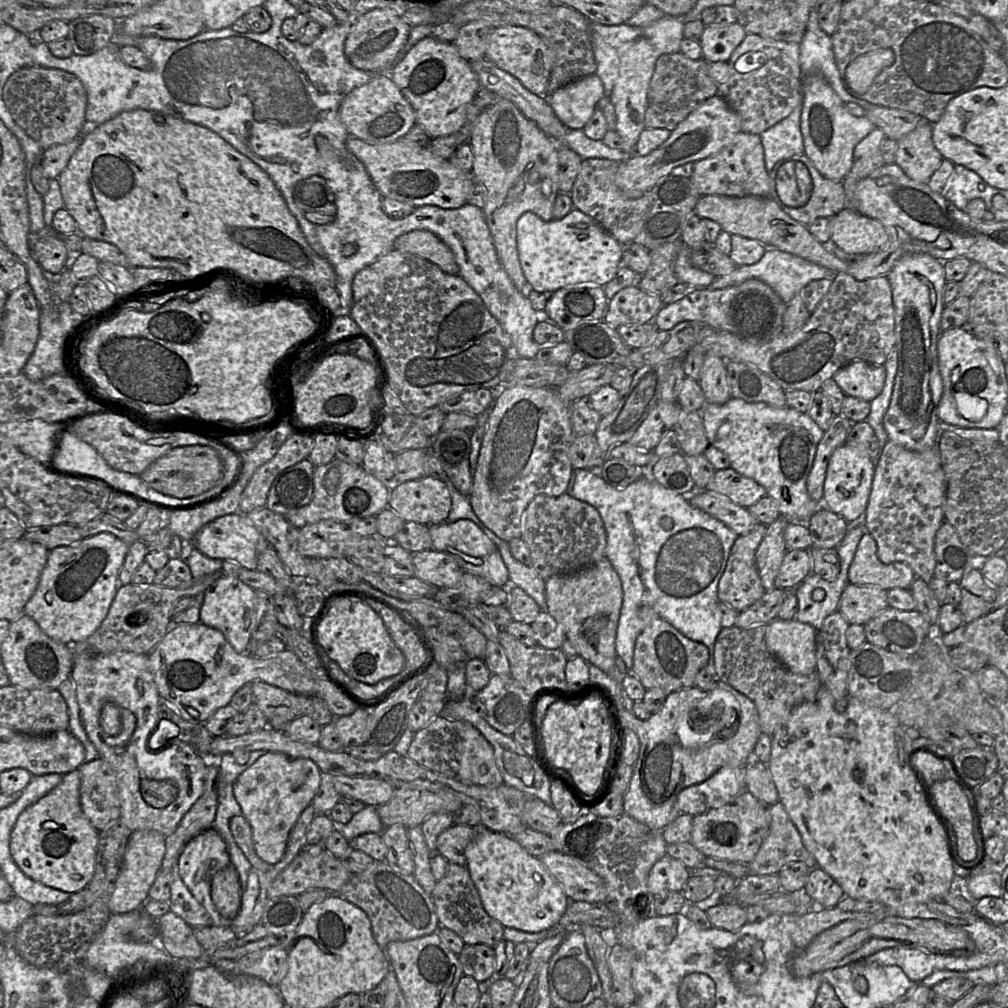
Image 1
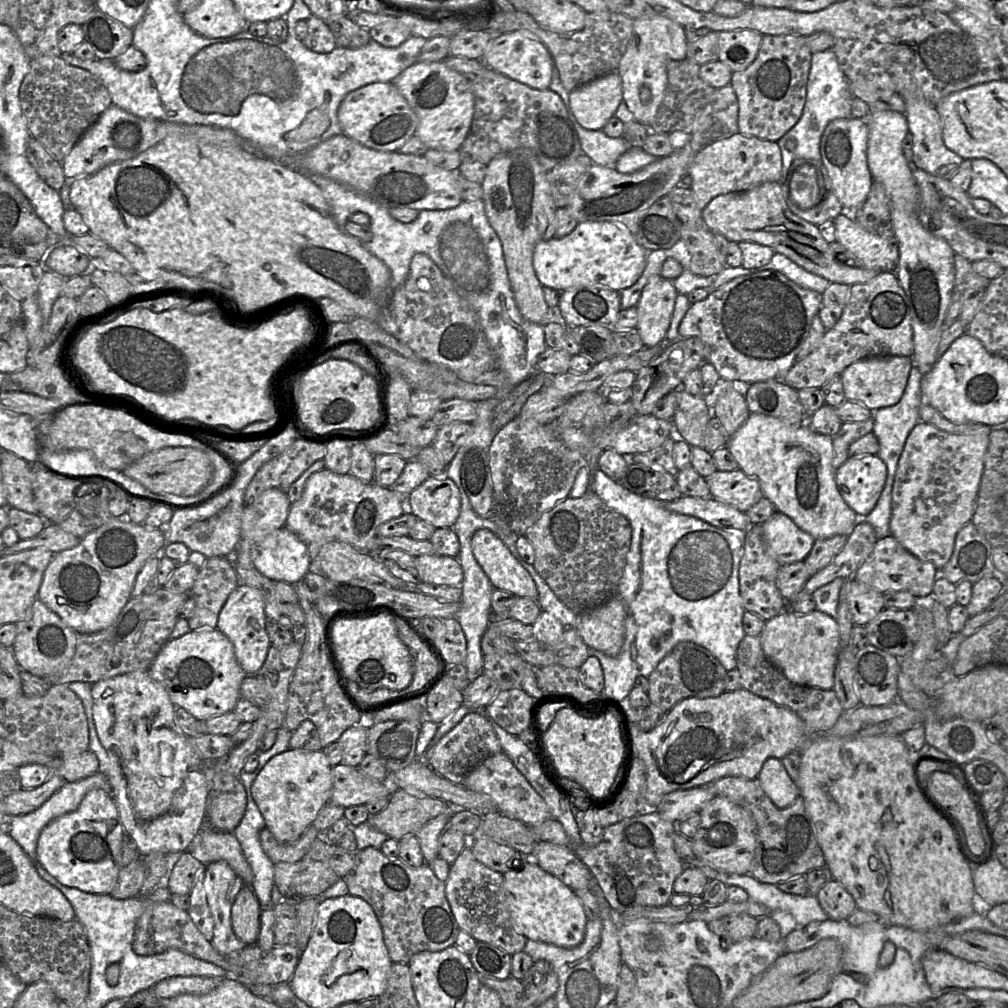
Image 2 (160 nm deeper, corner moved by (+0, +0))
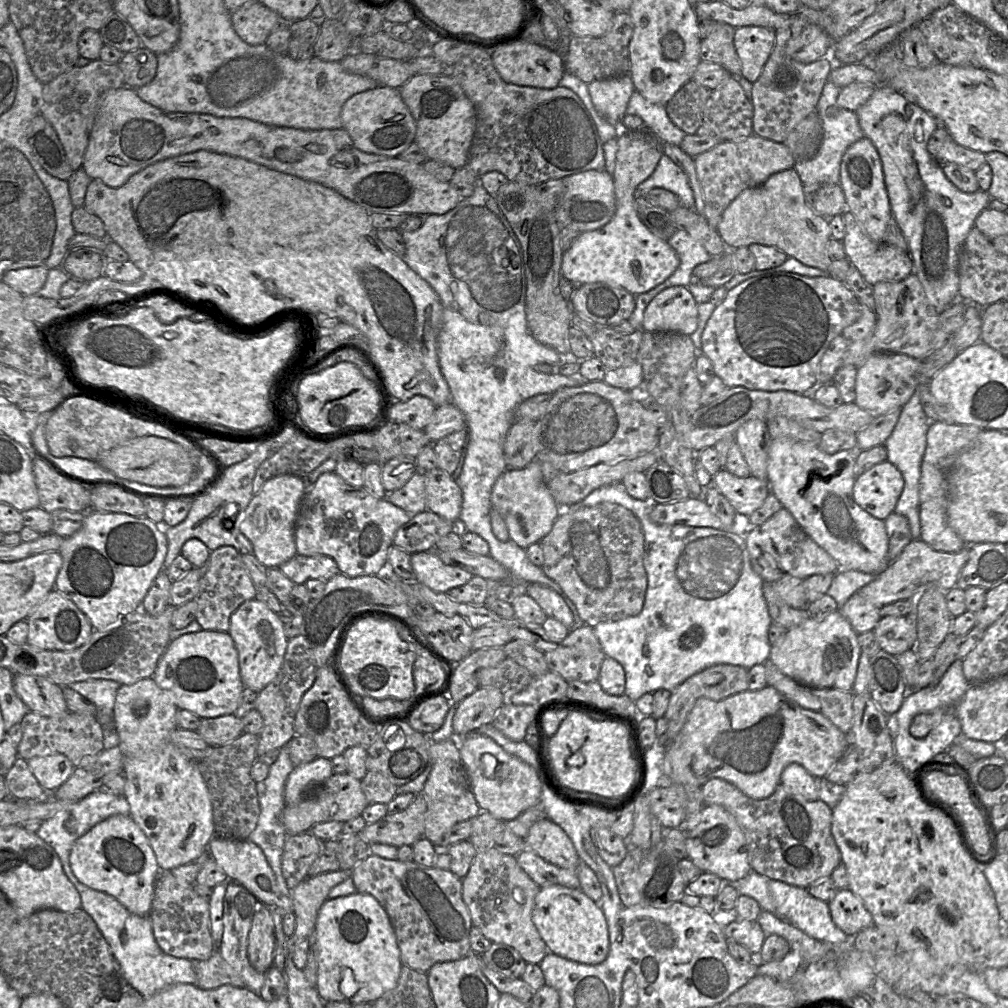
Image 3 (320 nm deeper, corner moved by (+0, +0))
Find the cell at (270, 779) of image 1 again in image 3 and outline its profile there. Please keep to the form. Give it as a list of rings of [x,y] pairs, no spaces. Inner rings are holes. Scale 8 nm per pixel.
[[[319,756],[311,762],[295,766],[285,784],[285,804],[298,803],[307,791],[325,782],[332,774],[331,761]]]

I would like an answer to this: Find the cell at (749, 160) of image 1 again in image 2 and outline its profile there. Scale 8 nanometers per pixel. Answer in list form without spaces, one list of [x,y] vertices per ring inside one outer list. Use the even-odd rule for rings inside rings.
[[[738,132],[711,142],[696,153],[688,168],[690,189],[699,209],[703,210],[716,196],[747,191],[766,182],[779,182],[782,168],[781,148],[777,142]]]

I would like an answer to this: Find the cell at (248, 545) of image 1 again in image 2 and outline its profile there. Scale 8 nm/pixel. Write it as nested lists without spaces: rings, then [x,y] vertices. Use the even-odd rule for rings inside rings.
[[[286,526],[271,531],[260,542],[253,567],[270,580],[291,585],[310,571],[308,546]]]

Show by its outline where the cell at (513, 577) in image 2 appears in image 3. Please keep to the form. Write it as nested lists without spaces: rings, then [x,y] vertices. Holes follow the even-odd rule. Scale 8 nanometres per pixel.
[[[525,583],[523,592],[532,597],[547,617],[552,617],[568,629],[575,628],[574,617],[564,598],[552,589],[538,583]]]

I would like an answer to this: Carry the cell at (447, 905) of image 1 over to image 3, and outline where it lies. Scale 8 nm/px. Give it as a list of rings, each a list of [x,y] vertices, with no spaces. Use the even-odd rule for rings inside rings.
[[[478,851],[461,882],[462,898],[470,912],[473,927],[479,928],[492,943],[511,946],[527,963],[539,965],[549,953],[532,921],[535,898],[540,887],[519,866],[516,856]]]

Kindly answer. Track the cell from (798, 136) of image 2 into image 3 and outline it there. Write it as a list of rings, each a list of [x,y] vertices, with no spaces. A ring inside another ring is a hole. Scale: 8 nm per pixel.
[[[830,79],[825,83],[815,110],[823,123],[822,146],[813,158],[796,160],[793,167],[804,186],[817,182],[839,184],[840,165],[845,151],[853,143],[865,137],[859,125],[857,113],[838,107],[839,92],[840,88]]]

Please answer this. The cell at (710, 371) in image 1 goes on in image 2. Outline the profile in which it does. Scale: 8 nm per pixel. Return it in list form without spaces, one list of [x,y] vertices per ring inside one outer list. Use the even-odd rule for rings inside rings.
[[[720,378],[712,393],[703,399],[709,408],[709,417],[719,420],[728,437],[733,435],[750,415],[744,395],[737,392],[730,381]]]

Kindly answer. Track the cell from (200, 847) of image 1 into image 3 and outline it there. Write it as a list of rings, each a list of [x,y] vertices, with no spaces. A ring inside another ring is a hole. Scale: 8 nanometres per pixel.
[[[226,881],[226,891],[223,899],[223,935],[218,953],[223,960],[236,972],[244,983],[244,988],[259,995],[264,981],[264,974],[257,972],[249,963],[247,957],[248,935],[255,912],[260,907],[266,907],[240,884]]]

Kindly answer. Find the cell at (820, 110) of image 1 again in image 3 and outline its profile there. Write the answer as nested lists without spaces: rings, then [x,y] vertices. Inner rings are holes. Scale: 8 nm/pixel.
[[[867,137],[856,141],[845,151],[840,165],[839,184],[845,196],[846,209],[853,213],[871,240],[883,243],[886,226],[892,219],[892,211],[879,153]]]

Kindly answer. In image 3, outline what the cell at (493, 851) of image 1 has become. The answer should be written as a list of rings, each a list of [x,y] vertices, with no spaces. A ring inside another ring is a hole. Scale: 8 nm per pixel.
[[[552,885],[540,888],[532,911],[532,921],[549,952],[587,965],[601,964],[610,949],[607,921],[599,904],[580,889]]]

